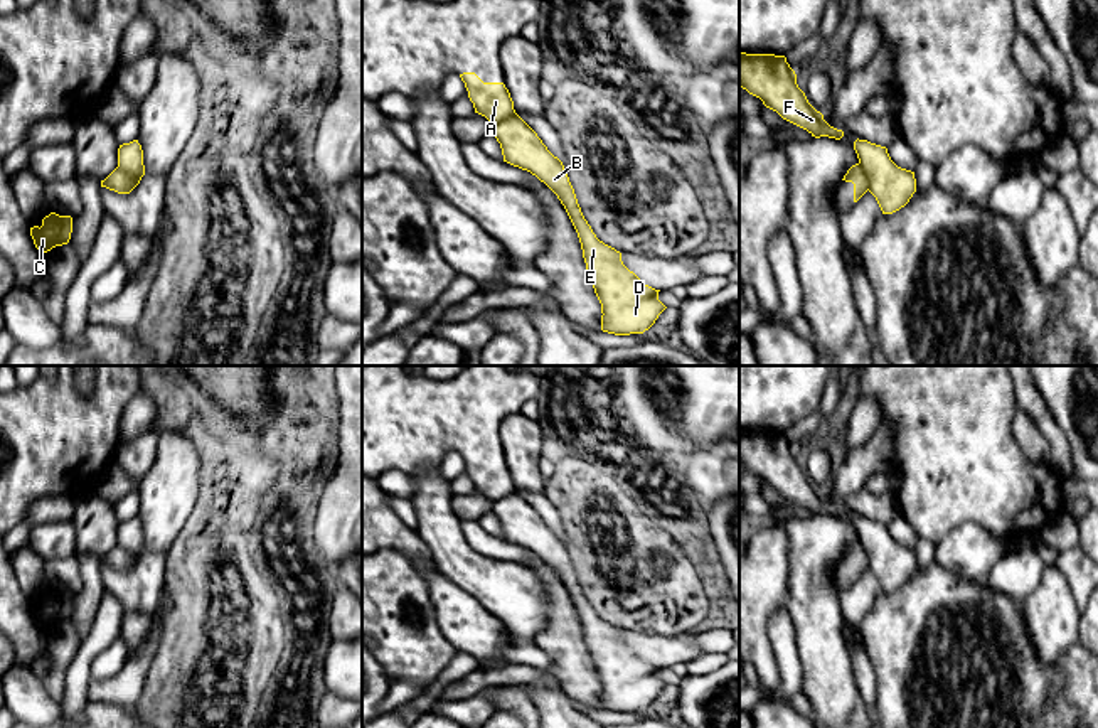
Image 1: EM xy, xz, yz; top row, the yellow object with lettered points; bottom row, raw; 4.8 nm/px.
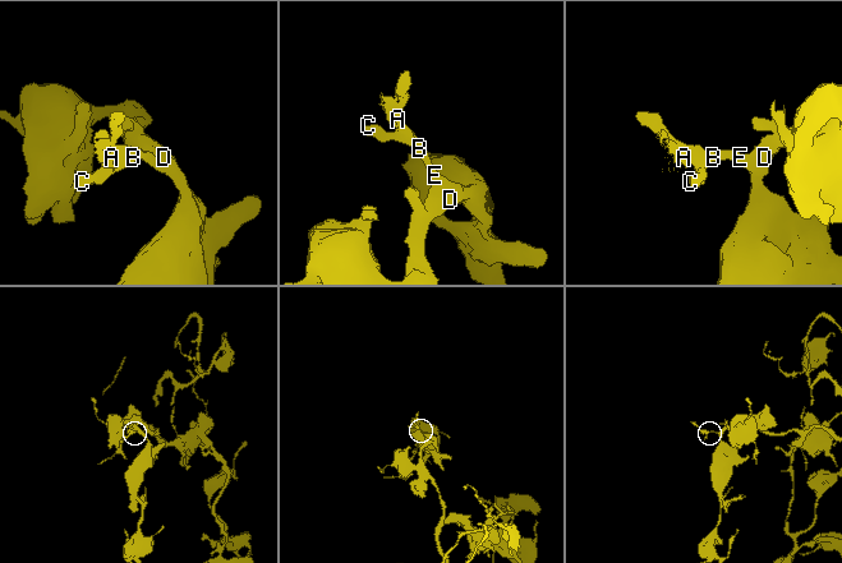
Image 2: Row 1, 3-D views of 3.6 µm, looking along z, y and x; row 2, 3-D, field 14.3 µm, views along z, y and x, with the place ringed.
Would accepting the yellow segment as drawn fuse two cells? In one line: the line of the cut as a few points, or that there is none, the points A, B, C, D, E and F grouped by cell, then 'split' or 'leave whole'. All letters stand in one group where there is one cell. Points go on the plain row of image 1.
cut yz (858, 541), (868, 556), (869, 567); groups A / B C D E F; split

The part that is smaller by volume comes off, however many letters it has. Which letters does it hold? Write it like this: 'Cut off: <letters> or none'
Cut off: A

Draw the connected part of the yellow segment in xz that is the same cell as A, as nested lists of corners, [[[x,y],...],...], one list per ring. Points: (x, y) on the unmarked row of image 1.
[[[475,450],[460,452],[475,490],[497,500],[515,490],[514,479],[504,460],[483,460]]]

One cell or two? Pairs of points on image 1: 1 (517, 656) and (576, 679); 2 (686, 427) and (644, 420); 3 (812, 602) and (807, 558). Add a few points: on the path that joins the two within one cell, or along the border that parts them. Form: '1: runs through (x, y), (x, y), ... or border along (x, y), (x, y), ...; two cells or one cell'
1: border along (524, 639), (531, 639), (546, 654), (549, 673); two cells
2: runs through (676, 420), (654, 420); one cell
3: runs through (810, 592), (810, 568); one cell

